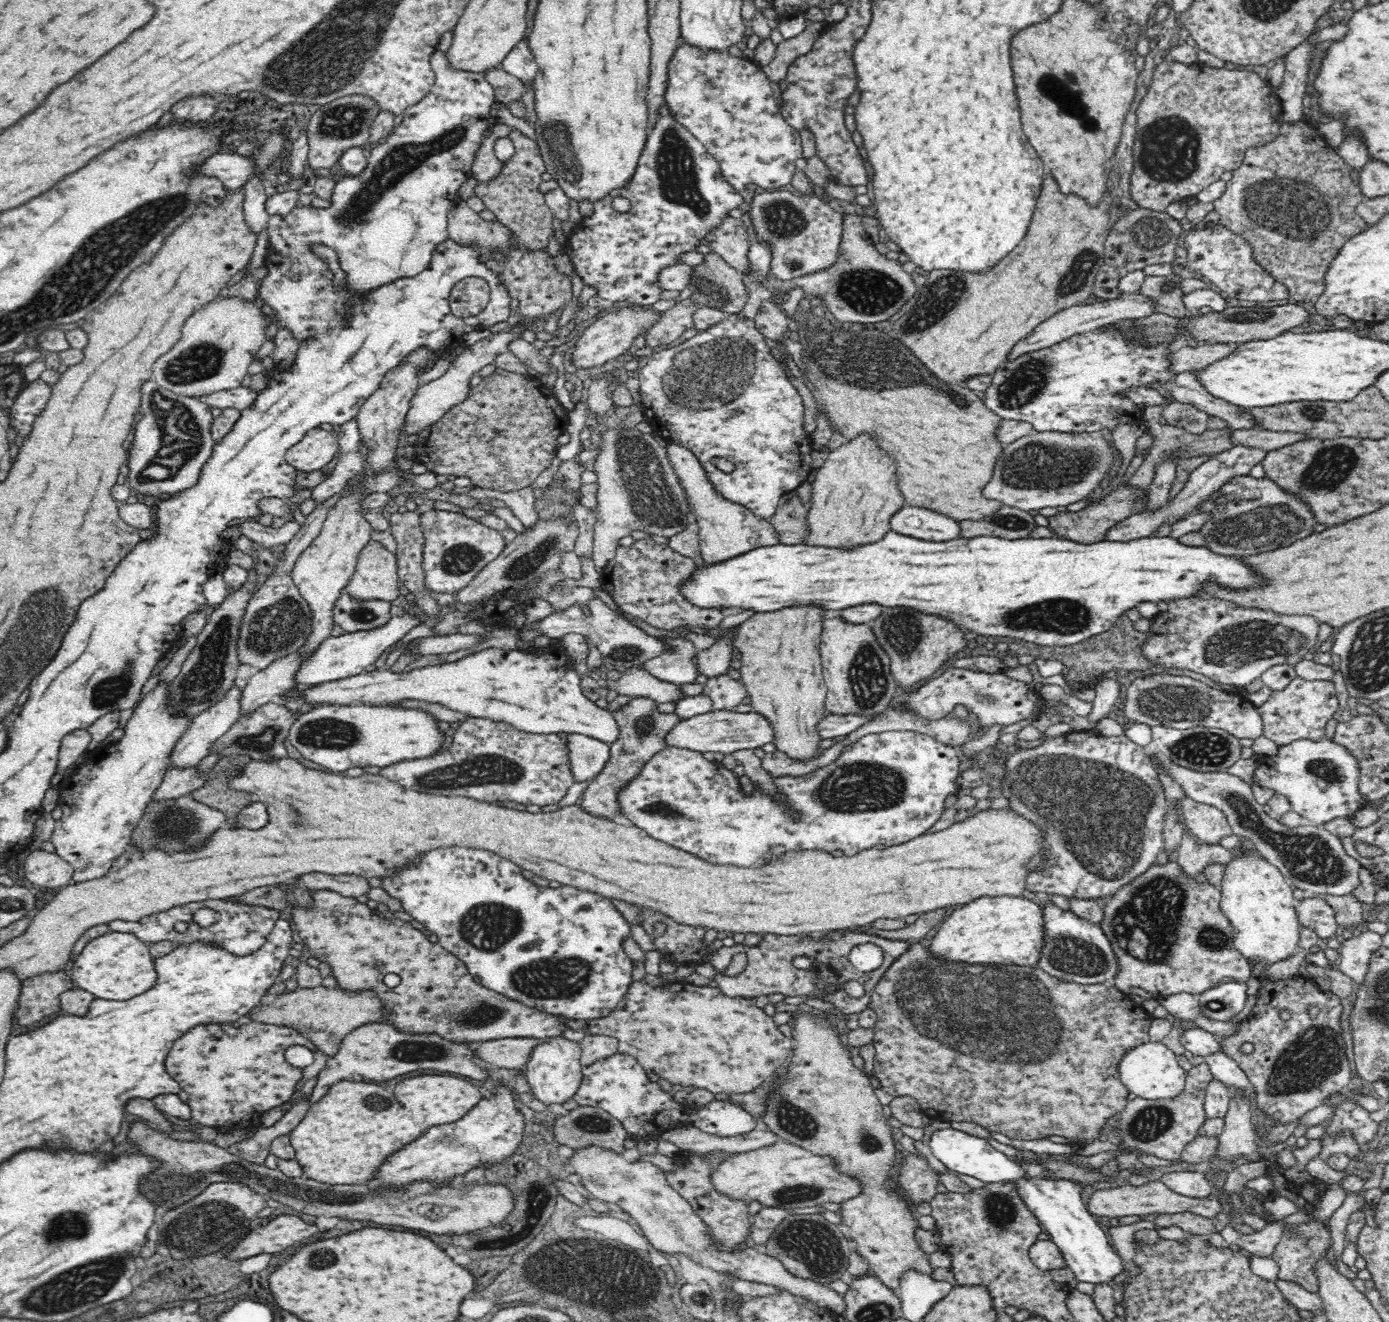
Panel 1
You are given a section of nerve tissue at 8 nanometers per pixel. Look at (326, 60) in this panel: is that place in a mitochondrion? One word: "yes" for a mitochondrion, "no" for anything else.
yes

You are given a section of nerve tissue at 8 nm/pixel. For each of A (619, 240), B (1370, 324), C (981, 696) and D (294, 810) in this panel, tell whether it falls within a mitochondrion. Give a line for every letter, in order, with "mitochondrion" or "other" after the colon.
A: other
B: other
C: mitochondrion
D: mitochondrion

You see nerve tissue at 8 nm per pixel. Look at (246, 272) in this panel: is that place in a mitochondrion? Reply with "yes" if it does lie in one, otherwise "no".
no

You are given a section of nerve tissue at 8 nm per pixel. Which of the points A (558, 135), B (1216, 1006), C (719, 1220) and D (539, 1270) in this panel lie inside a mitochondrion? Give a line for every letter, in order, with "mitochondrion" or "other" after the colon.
A: mitochondrion
B: mitochondrion
C: mitochondrion
D: mitochondrion

